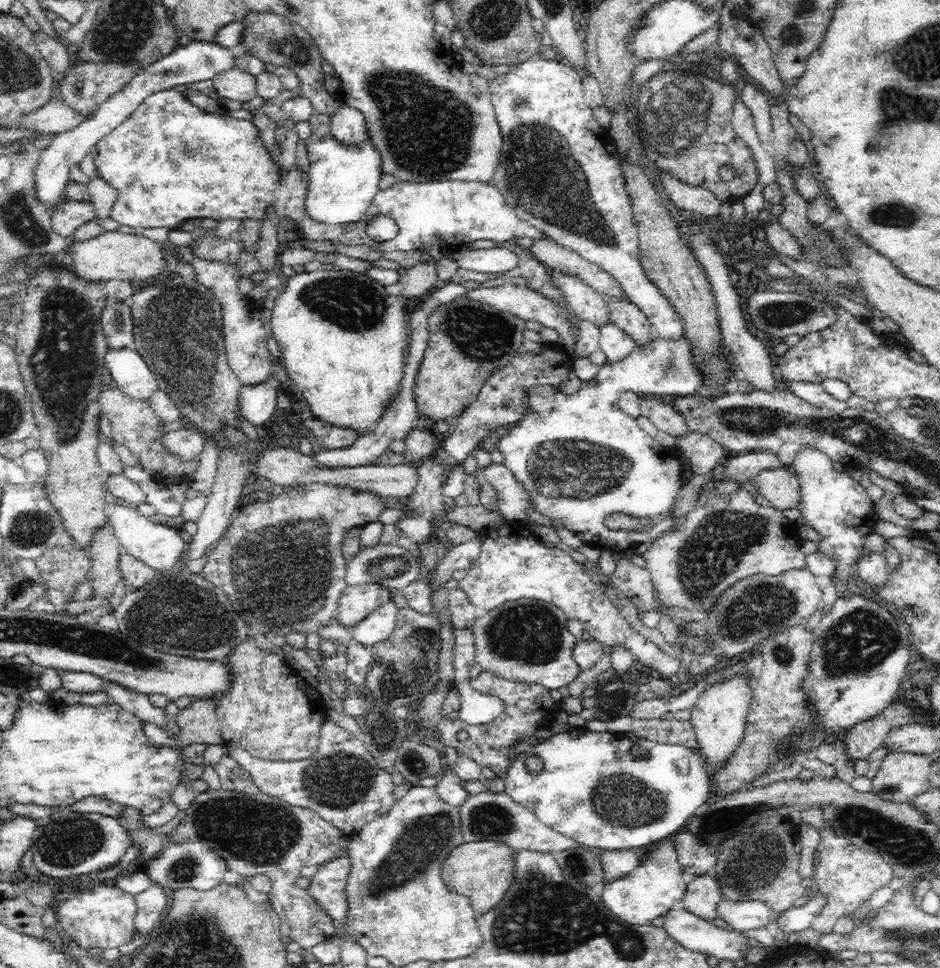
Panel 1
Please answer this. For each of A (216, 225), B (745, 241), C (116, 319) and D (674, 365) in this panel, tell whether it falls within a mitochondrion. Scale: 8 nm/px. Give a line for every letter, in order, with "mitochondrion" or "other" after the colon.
A: other
B: other
C: mitochondrion
D: mitochondrion

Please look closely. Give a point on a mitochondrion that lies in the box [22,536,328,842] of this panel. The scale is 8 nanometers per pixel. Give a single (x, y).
(196, 633)

